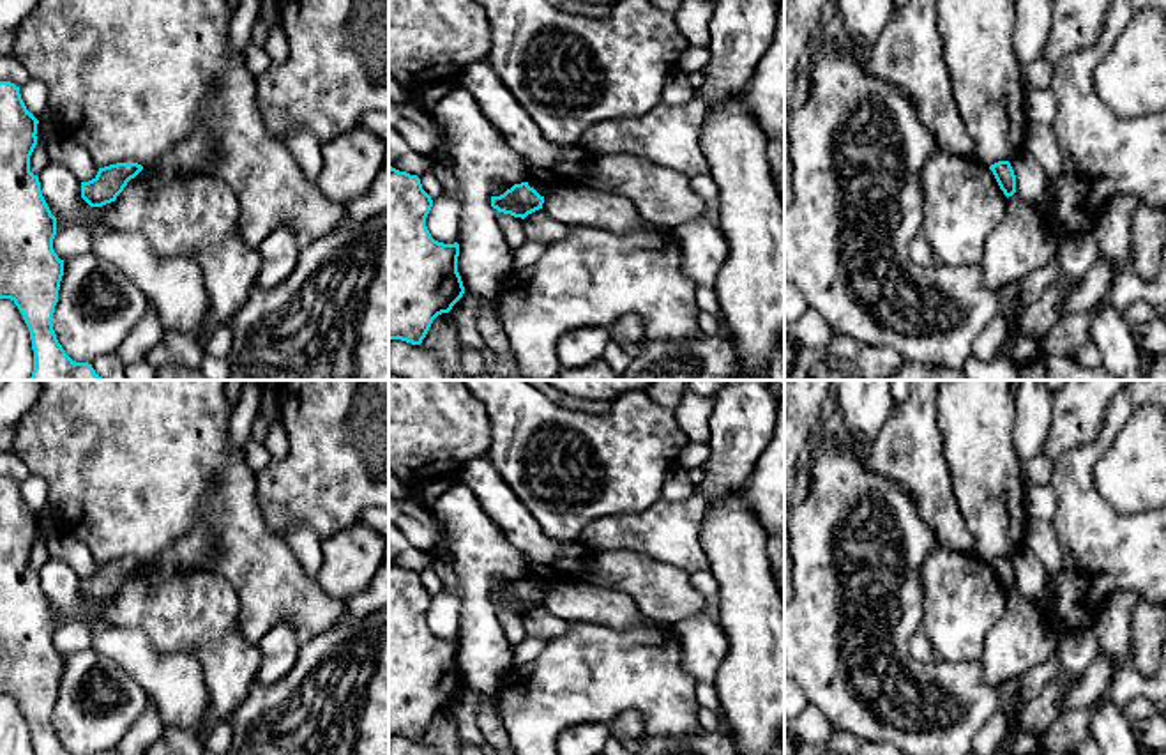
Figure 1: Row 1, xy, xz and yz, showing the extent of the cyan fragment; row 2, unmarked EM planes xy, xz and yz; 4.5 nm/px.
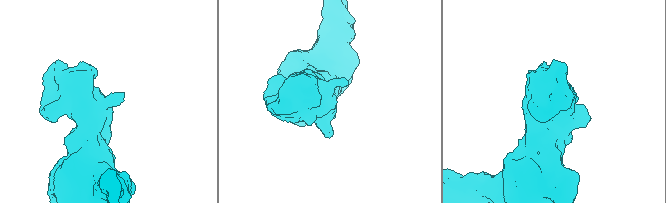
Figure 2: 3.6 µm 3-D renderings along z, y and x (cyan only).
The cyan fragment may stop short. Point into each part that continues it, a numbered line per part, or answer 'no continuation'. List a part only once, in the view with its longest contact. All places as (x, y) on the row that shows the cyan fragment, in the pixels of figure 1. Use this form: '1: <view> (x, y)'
no continuation

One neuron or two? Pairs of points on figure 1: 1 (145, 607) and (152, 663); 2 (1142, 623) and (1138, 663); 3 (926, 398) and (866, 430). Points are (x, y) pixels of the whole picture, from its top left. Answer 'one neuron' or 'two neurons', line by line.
1: two neurons
2: one neuron
3: two neurons

